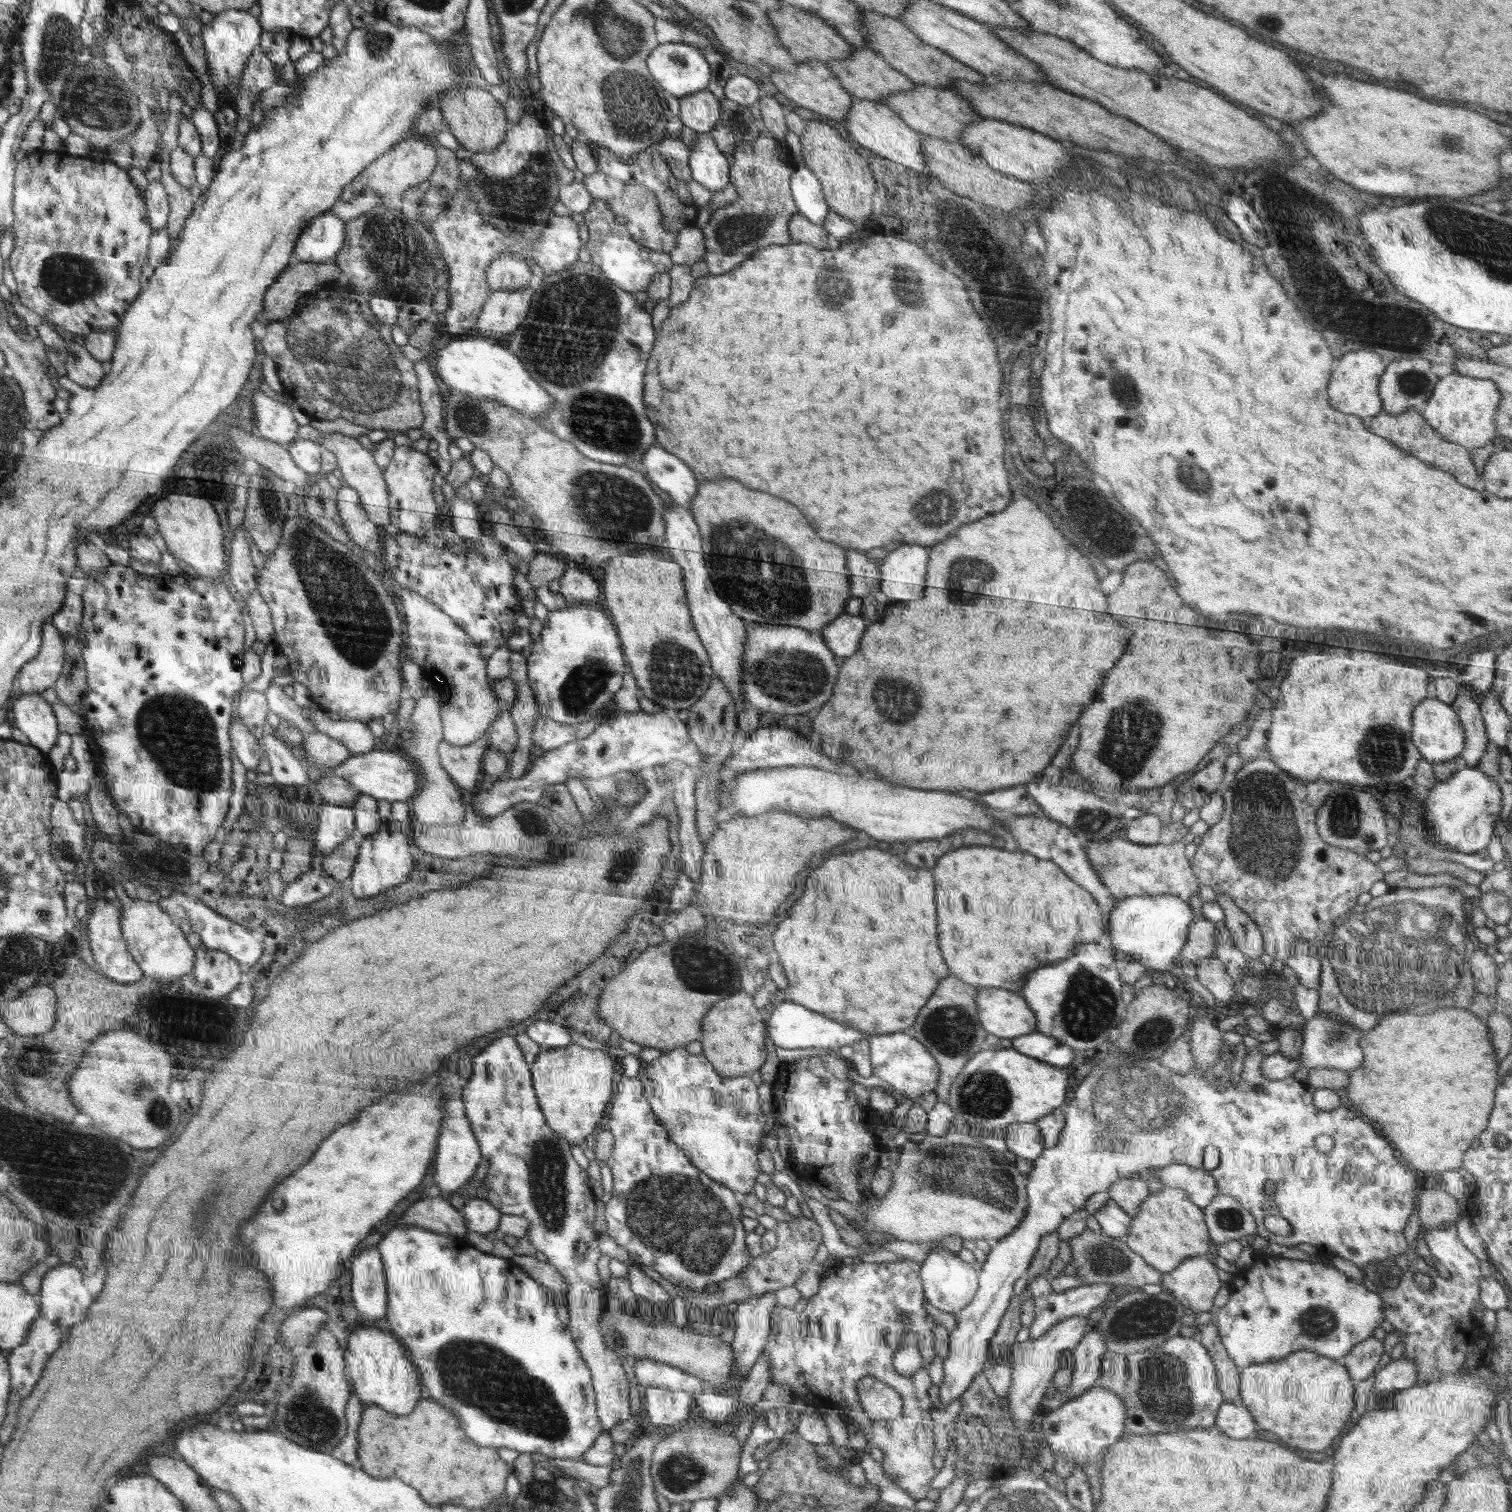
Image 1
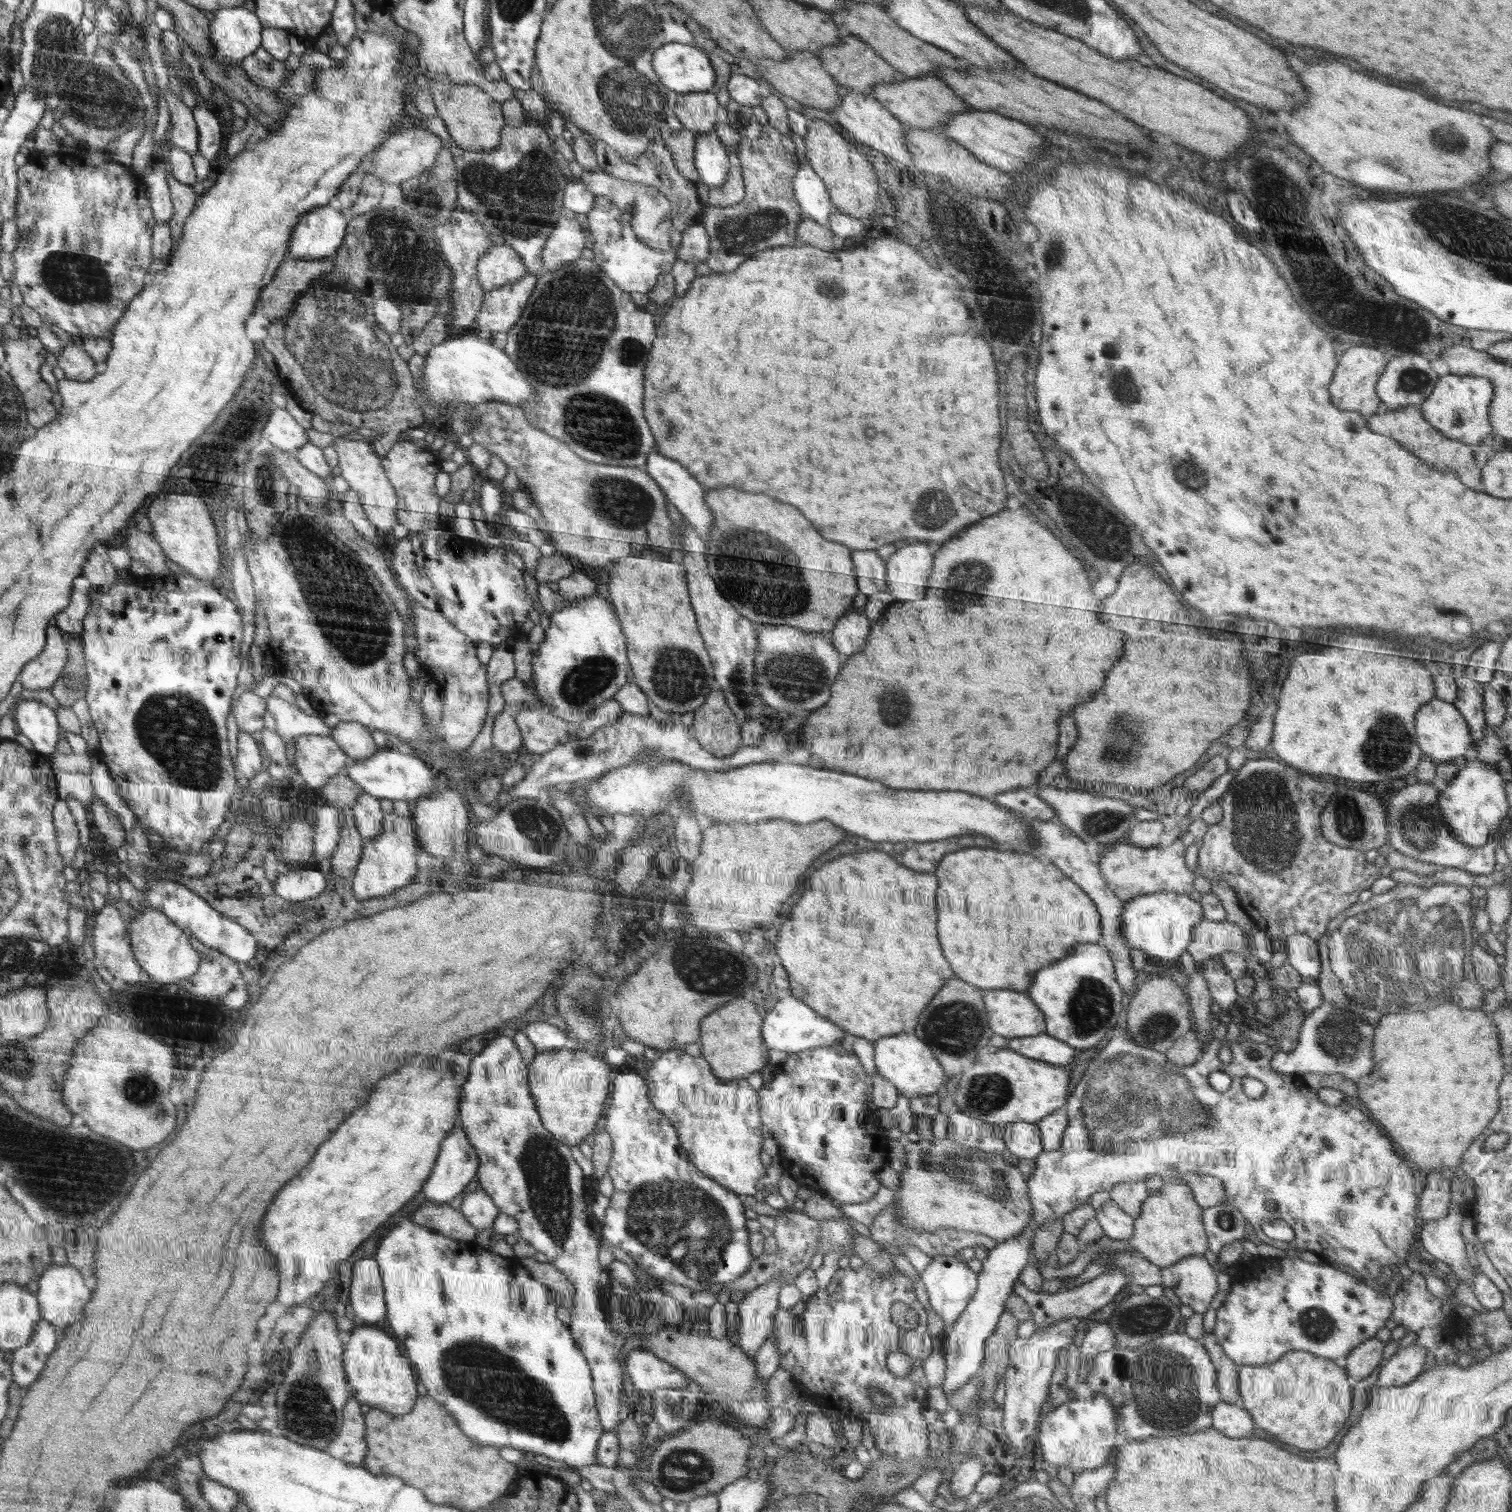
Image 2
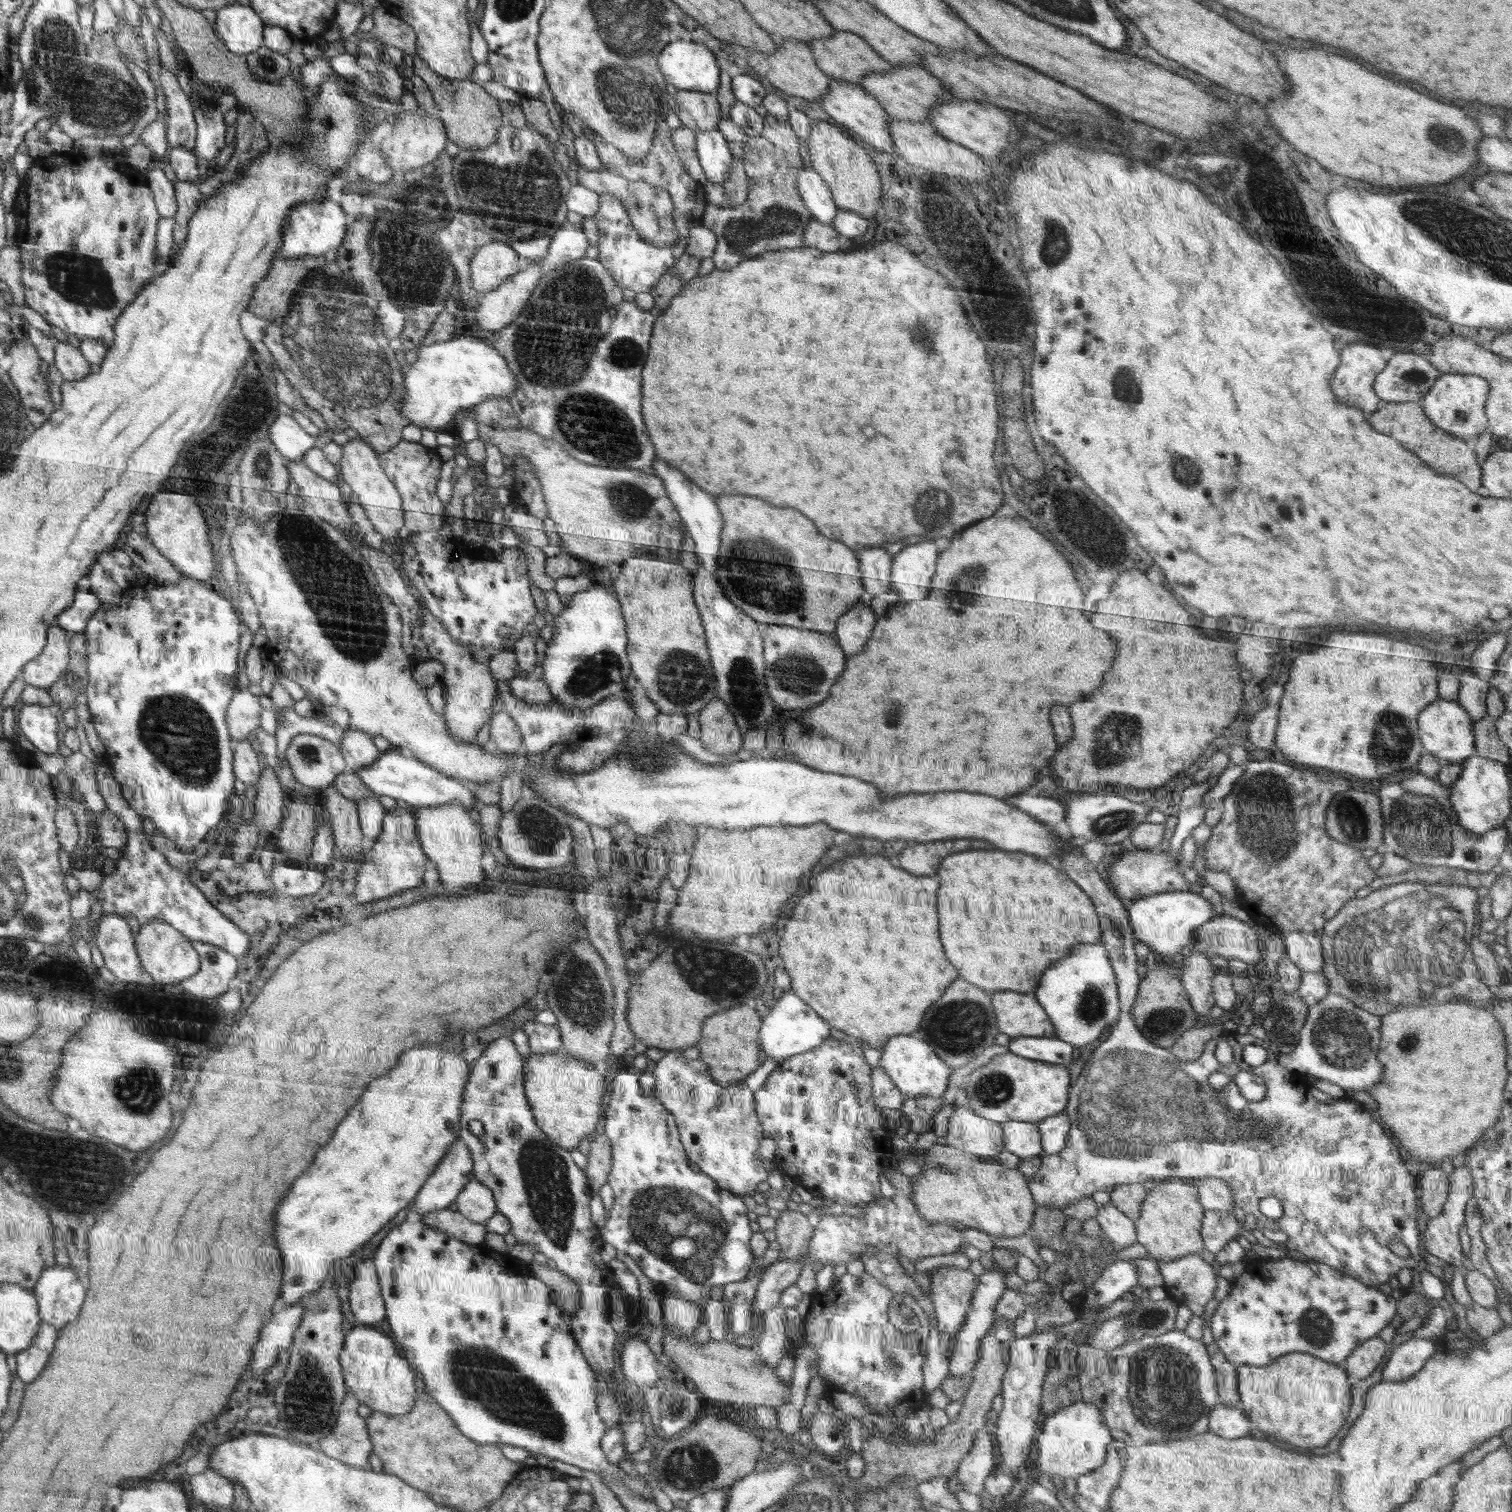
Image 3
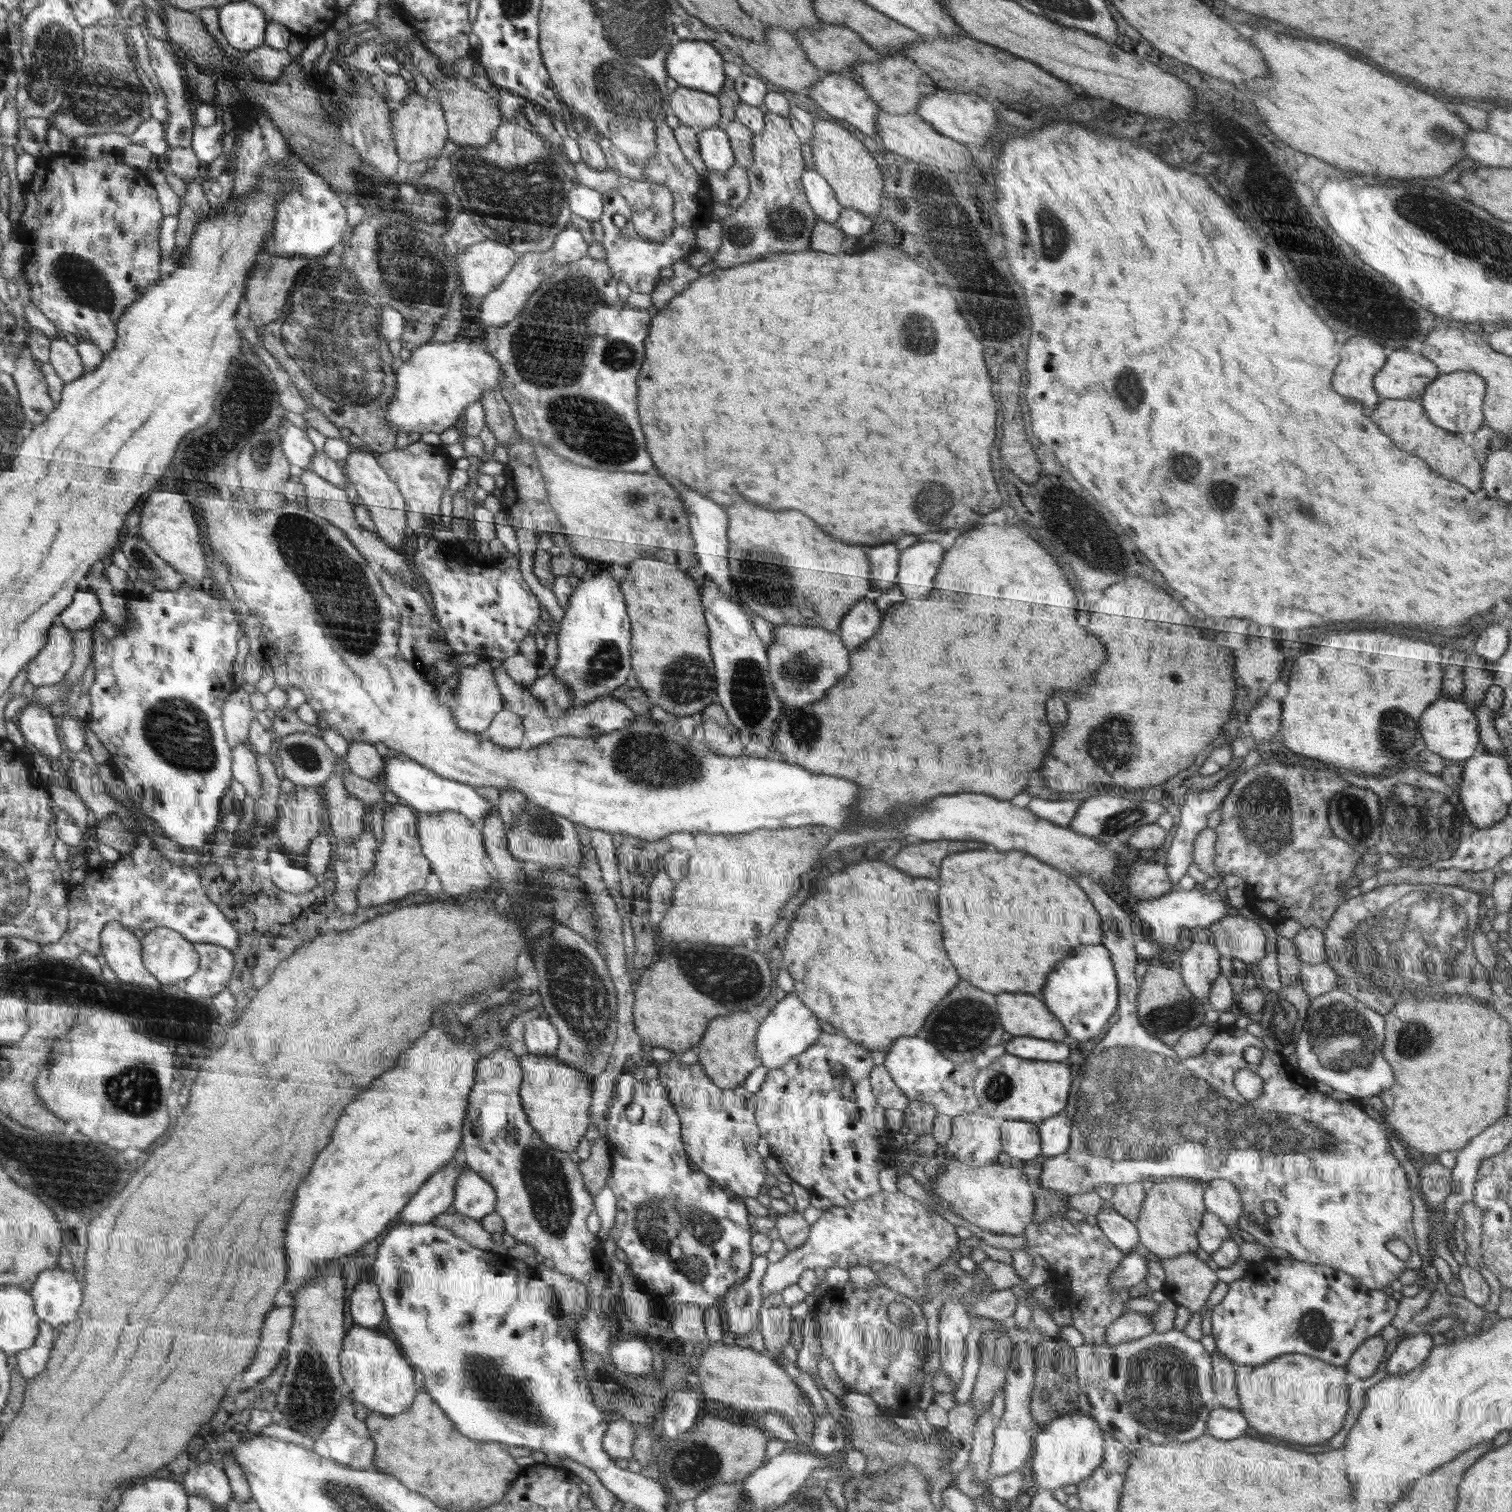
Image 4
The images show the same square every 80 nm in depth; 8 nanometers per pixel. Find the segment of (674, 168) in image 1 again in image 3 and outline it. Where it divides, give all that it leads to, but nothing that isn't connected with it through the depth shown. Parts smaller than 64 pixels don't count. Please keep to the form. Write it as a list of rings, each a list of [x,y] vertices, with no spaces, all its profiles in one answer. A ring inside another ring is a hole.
[[[683,125],[673,129],[669,134],[672,145],[674,145],[674,149],[676,149],[678,158],[682,162],[686,172],[694,180],[704,185],[708,180],[697,157],[695,136],[695,131]]]

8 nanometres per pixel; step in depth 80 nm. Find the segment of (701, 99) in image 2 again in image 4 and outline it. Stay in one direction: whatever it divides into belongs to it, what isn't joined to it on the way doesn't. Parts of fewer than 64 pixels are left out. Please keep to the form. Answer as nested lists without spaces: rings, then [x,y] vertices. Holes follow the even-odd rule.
[[[678,86],[672,92],[669,106],[682,125],[701,131],[719,124],[721,102],[718,99],[708,92]]]

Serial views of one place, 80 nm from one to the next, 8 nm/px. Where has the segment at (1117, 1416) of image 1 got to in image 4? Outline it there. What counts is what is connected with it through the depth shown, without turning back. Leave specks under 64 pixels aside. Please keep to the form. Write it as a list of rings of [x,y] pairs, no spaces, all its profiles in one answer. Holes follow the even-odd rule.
[[[1074,1409],[1068,1414],[1052,1419],[1034,1435],[1032,1470],[1033,1478],[1042,1489],[1052,1493],[1066,1484],[1077,1485],[1096,1470],[1104,1454],[1103,1430],[1089,1414]]]

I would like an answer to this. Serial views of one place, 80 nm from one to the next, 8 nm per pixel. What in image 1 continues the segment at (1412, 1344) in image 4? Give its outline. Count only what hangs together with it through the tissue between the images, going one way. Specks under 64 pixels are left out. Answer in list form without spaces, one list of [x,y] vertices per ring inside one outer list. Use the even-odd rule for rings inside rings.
[[[1400,1358],[1379,1368],[1374,1375],[1373,1395],[1386,1395],[1417,1384],[1416,1365],[1411,1358]]]

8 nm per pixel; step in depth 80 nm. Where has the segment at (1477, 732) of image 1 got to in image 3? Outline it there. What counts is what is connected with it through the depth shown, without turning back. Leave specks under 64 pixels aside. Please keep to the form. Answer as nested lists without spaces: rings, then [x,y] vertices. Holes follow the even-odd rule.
[[[1469,665],[1468,669],[1458,676],[1458,679],[1460,681],[1460,692],[1456,702],[1468,711],[1474,723],[1478,722],[1483,716],[1487,715],[1485,701],[1490,688],[1489,681],[1482,680],[1473,674]]]

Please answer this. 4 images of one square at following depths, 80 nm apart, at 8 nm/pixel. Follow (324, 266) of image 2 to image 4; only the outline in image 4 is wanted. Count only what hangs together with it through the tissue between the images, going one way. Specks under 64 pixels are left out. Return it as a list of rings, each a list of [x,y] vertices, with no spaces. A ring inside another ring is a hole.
[[[294,255],[288,258],[269,256],[266,257],[264,262],[259,264],[259,268],[255,270],[255,277],[249,280],[246,297],[248,306],[250,306],[250,318],[256,324],[260,322],[264,326],[284,316],[291,290],[295,286],[297,277],[309,263],[308,260],[309,258],[304,258],[300,255]]]

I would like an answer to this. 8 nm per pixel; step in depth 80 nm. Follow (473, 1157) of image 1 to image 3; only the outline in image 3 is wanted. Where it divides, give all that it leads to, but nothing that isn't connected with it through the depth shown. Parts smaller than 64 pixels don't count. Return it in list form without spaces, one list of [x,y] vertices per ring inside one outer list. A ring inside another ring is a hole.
[[[458,1138],[428,1178],[427,1185],[416,1195],[411,1217],[448,1208],[468,1185],[472,1176],[472,1155],[466,1143]]]

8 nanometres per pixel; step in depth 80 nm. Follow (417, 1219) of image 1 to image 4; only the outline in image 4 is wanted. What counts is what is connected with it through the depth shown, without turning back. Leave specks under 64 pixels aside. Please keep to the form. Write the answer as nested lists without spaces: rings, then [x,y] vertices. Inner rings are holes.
[[[443,1212],[438,1217],[434,1217],[431,1223],[447,1227],[448,1230],[454,1231],[456,1235],[471,1243],[477,1249],[494,1251],[496,1253],[507,1252],[505,1246],[498,1246],[492,1240],[492,1233],[488,1232],[479,1221],[463,1216],[458,1212],[454,1214]]]

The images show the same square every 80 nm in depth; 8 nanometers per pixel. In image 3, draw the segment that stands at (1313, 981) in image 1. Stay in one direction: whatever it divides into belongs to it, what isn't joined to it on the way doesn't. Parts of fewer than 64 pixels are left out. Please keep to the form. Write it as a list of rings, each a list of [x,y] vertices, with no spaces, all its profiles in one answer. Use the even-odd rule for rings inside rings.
[[[1294,931],[1283,936],[1287,957],[1302,972],[1321,972],[1323,967],[1323,950],[1321,947],[1323,936],[1316,936],[1310,932]]]

